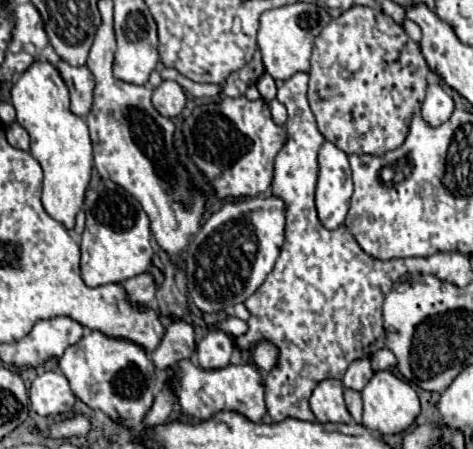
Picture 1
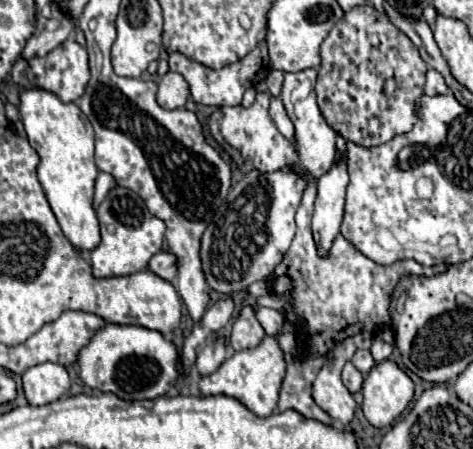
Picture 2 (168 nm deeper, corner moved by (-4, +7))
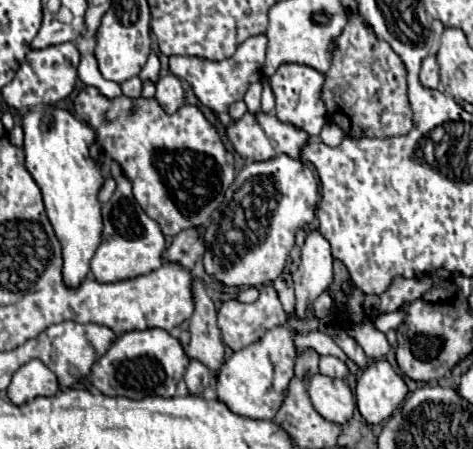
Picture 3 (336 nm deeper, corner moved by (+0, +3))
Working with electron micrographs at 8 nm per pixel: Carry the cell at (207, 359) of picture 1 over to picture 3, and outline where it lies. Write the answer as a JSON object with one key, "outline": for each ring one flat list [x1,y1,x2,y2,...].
{"outline":[[191,360,185,372,185,384,191,394,201,396,203,390,211,384,211,372,207,372,207,368,203,368,203,364,199,364,197,360]]}

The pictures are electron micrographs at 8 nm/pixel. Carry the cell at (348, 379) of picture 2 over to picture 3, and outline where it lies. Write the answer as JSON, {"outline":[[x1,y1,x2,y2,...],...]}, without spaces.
{"outline":[[321,356,319,358,319,372,331,378,347,378,349,370,345,366,345,362,341,362,335,356]]}

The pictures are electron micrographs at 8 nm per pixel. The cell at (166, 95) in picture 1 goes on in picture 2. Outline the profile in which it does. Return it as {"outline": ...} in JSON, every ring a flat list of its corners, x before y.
{"outline":[[167,72,159,80,159,92,157,92,159,106,169,108,169,110,183,108,187,98,189,98,189,84,185,82,185,78,181,74]]}

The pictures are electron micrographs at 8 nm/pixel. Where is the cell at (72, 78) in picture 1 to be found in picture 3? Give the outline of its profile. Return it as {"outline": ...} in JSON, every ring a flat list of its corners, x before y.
{"outline":[[63,42,57,46,47,46,43,50,29,50,25,64,21,64,19,72,15,74,13,82,1,90,3,100,9,108,15,110,31,110,39,104,55,104,67,98,77,80,77,66,79,66,79,52,73,42]]}

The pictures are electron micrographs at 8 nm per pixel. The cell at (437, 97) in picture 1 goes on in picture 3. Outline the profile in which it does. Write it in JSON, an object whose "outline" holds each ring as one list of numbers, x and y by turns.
{"outline":[[429,54,423,60,419,78,421,78,421,84,427,86,427,88,437,88,439,86,439,66,437,66,437,60,435,60,435,54]]}

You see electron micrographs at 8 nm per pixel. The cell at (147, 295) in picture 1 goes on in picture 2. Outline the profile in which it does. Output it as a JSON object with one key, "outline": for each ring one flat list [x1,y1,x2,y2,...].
{"outline":[[159,252,151,258,149,262,149,270,157,276,161,276,163,280,173,282,177,278,177,266,175,266,175,256,171,256,171,252]]}

